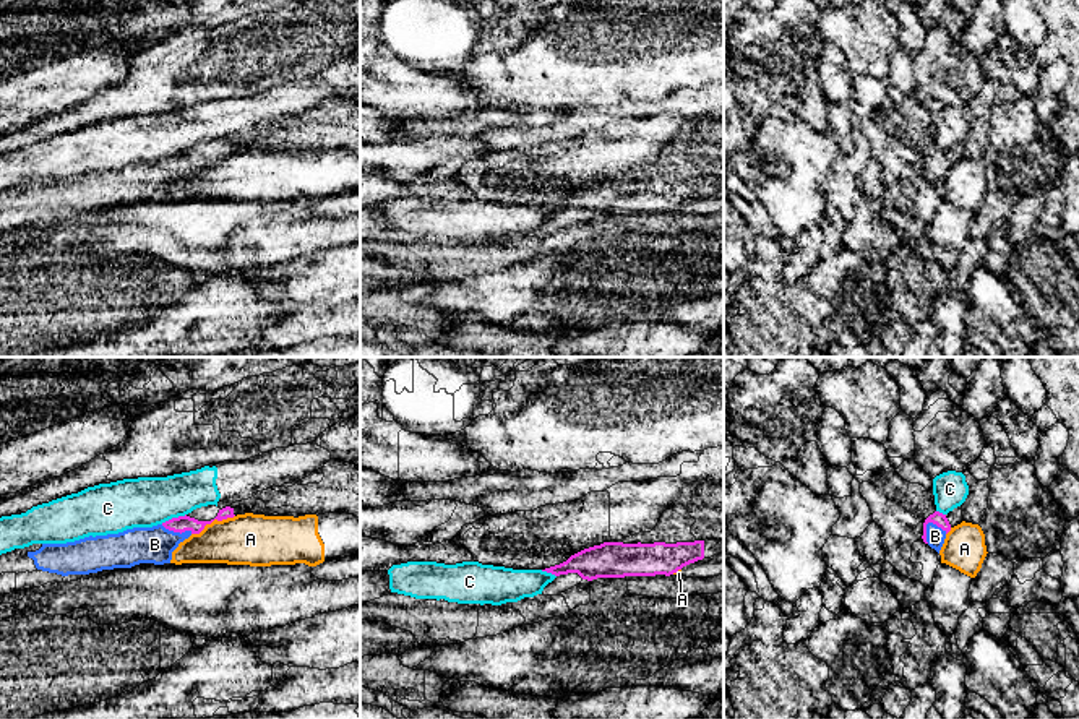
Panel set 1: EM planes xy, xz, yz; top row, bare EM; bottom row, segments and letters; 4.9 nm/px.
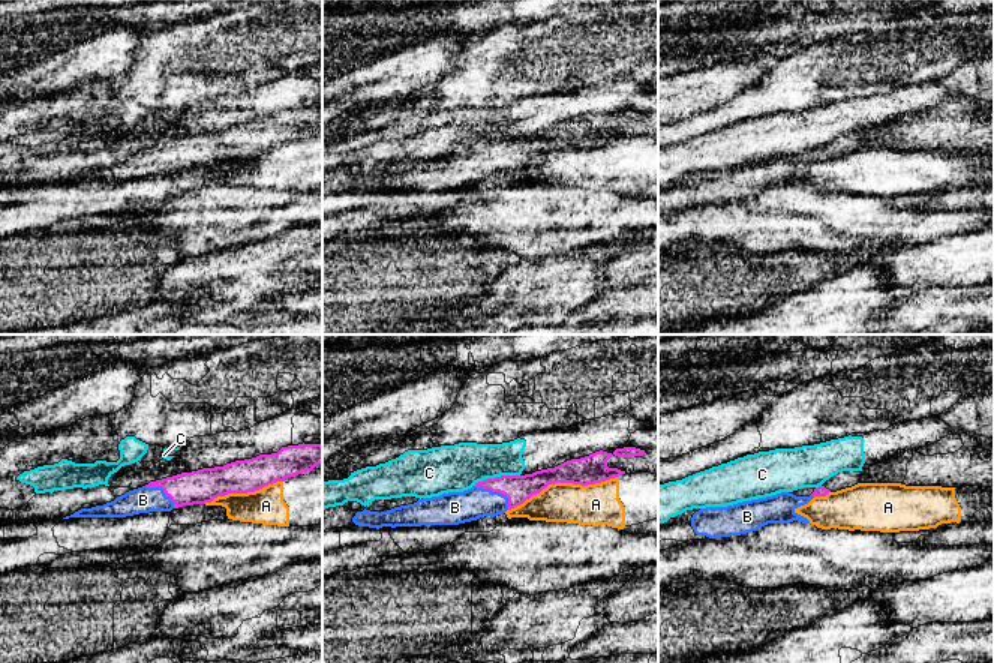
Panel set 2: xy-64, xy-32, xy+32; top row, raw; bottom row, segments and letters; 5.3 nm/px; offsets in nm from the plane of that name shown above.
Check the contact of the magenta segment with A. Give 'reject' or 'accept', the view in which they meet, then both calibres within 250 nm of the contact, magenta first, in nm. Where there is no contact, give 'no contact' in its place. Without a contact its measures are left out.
reject; meets magenta in xy; 80 nm thick on the magenta side, 260 nm on the other

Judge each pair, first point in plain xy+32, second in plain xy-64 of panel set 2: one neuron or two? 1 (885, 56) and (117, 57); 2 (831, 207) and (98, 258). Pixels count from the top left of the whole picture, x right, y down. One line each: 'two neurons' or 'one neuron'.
1: two neurons
2: two neurons

